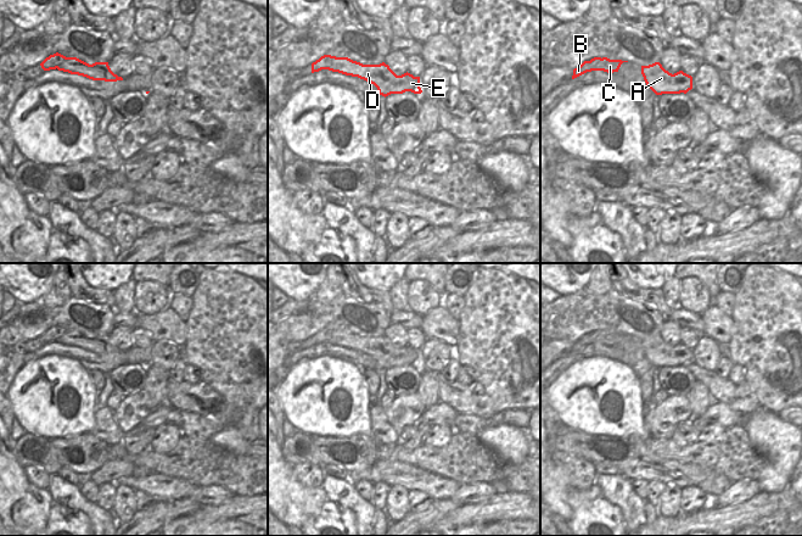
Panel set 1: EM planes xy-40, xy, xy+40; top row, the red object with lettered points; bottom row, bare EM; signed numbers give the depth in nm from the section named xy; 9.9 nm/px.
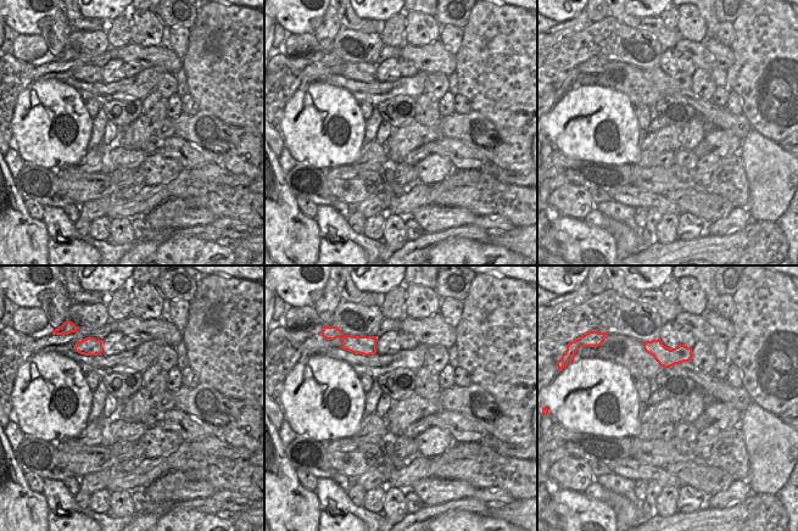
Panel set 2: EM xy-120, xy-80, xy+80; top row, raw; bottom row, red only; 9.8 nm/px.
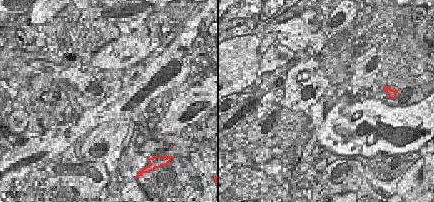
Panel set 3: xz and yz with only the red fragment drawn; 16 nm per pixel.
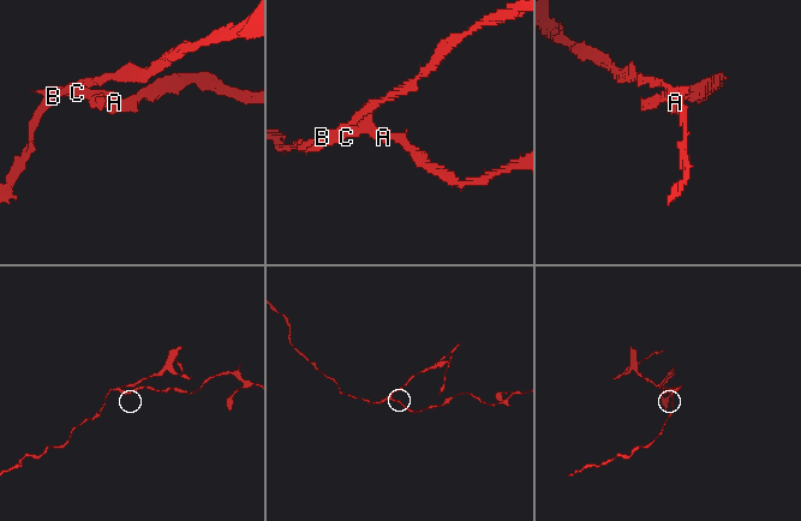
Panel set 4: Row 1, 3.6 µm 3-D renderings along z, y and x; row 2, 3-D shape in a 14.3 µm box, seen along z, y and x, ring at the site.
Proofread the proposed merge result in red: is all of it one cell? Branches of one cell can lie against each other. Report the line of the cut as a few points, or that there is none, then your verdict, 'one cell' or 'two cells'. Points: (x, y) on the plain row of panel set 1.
cut xy (334, 329), (334, 333), (325, 341); two cells

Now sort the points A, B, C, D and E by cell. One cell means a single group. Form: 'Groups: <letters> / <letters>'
Groups: A C D E / B.

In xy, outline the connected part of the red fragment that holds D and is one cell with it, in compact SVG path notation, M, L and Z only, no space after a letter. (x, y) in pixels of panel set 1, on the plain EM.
M333 329L332 336L326 342L364 352L374 357L378 367L385 370L391 367L403 367L405 364L414 367L422 365L420 350L414 350L408 345L397 348L385 335L380 337L363 337L348 330Z

